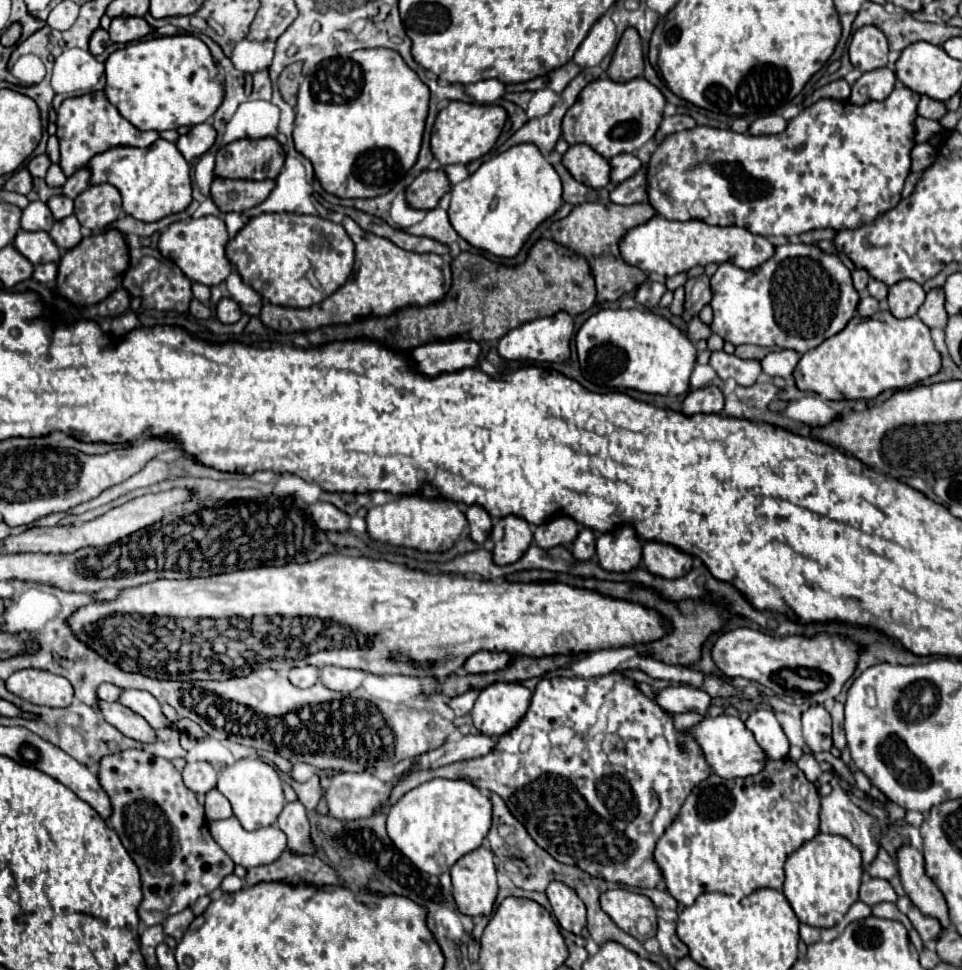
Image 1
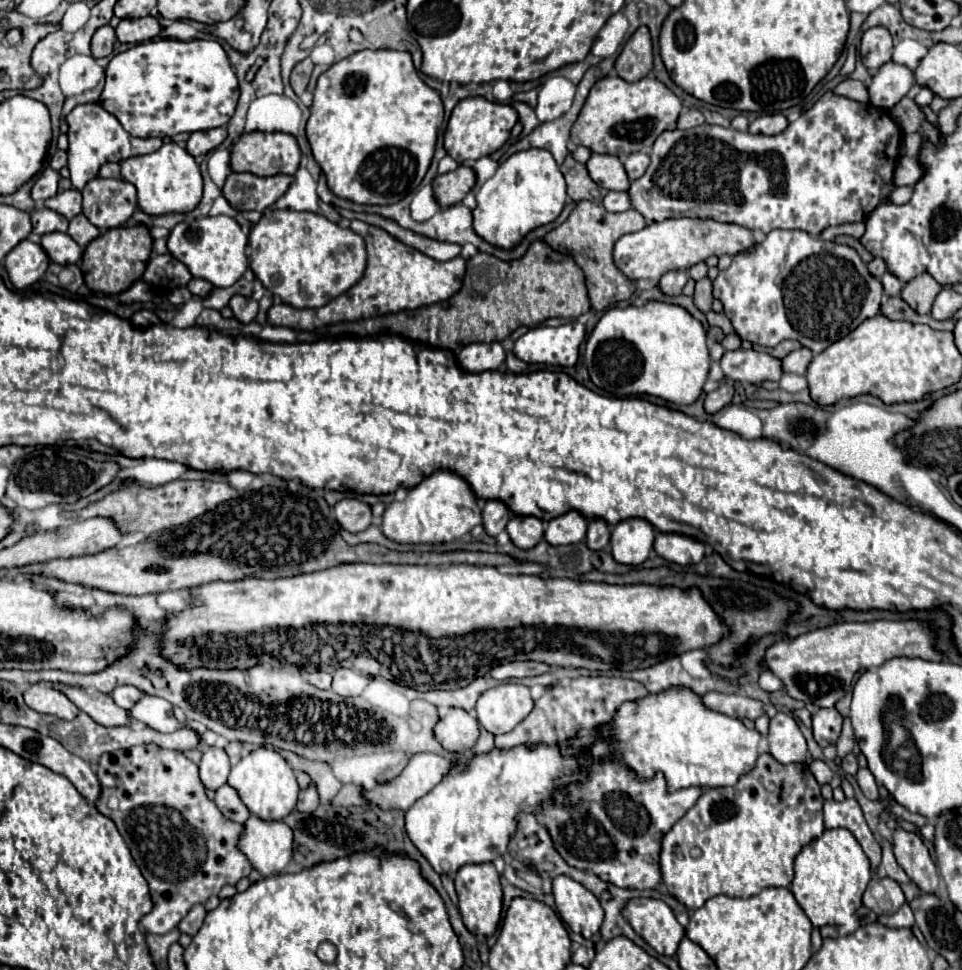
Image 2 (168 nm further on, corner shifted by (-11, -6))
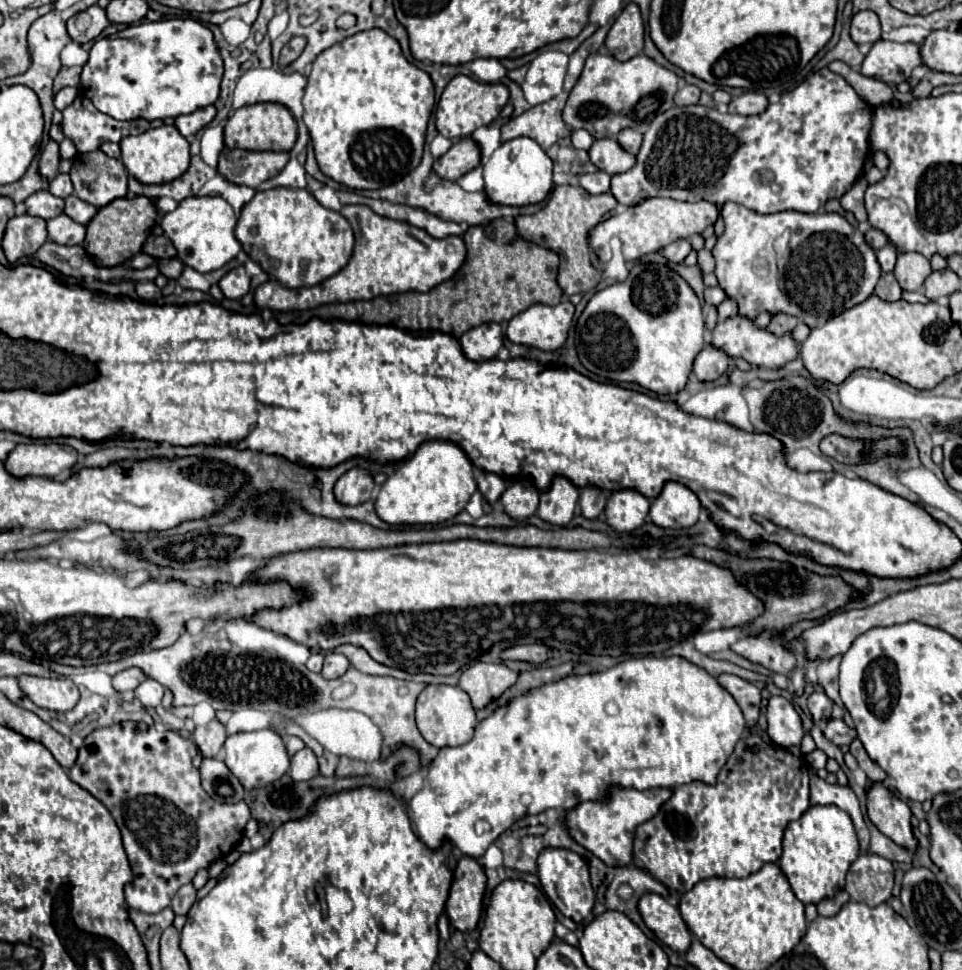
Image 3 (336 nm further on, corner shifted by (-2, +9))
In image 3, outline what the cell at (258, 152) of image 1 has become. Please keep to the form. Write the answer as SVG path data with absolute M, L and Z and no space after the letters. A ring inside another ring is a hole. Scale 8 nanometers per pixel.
M253 103L235 109L225 123L225 145L249 151L291 151L297 141L297 121L281 103Z

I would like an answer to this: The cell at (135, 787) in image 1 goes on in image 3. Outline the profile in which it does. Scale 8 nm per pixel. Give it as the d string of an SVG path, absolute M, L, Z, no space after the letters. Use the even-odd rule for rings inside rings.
M121 721L117 725L109 725L105 729L95 729L93 733L89 733L89 737L85 737L85 743L79 747L79 755L77 755L77 761L73 765L73 769L69 769L69 777L81 785L83 789L87 789L95 799L99 799L107 809L109 813L113 815L117 827L121 829L121 835L123 835L123 843L125 843L125 851L127 851L127 857L129 857L129 865L131 865L131 873L133 873L133 879L131 883L125 887L125 901L129 907L137 909L137 911L143 911L143 913L159 913L161 909L165 909L173 895L187 883L191 883L191 879L195 877L195 873L203 867L209 867L213 861L225 857L231 849L235 849L235 845L241 841L243 837L243 829L249 821L249 807L245 805L245 801L239 801L237 805L221 805L217 801L213 801L205 789L201 787L201 779L199 779L199 769L193 765L193 757L197 755L195 751L195 743L181 737L179 733L175 731L165 731L165 733L159 733L155 727L149 727L145 723L135 723L135 721Z

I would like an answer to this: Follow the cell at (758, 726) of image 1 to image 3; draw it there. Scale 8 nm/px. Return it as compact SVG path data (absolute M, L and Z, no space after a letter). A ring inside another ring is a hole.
M771 697L767 705L767 721L769 721L769 737L781 745L781 747L791 747L799 745L805 731L799 713L791 705L791 701L783 697Z

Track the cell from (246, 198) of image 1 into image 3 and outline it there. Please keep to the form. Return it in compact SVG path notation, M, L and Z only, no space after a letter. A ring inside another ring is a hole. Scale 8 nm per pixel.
M225 147L221 151L217 171L231 183L257 189L263 181L275 177L287 161L287 151L247 151L239 147Z

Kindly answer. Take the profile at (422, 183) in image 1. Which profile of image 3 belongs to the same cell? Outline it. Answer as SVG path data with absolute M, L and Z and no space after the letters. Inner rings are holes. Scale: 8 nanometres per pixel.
M463 137L453 143L453 147L435 161L433 171L447 181L457 181L481 163L481 151L471 137Z

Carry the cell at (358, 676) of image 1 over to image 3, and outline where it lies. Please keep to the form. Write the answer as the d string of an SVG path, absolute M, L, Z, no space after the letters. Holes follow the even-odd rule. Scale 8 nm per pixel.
M327 653L325 655L325 661L323 661L323 671L321 675L325 679L335 679L335 677L341 677L347 669L349 669L349 661L345 655L339 655L339 653Z

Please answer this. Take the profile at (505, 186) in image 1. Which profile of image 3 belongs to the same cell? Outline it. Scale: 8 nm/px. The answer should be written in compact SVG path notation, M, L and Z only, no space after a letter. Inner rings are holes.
M529 137L505 141L483 165L483 175L485 175L487 197L493 203L501 203L501 205L521 207L521 205L541 203L551 193L551 187L553 187L553 181L551 181L553 163L547 157L547 153Z

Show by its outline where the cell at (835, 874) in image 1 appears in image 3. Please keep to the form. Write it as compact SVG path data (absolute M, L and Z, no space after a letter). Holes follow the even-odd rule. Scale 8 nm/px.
M813 805L797 821L791 821L785 827L779 867L787 875L795 897L807 905L819 903L841 891L845 887L847 869L857 857L859 843L849 815L841 813L835 805Z

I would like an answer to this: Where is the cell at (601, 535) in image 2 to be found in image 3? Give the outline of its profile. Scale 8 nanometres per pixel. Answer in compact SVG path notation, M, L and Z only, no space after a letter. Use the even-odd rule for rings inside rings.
M595 485L583 487L581 493L579 493L579 511L585 517L595 519L595 517L599 517L603 513L607 497L609 497L609 493L605 489L599 489Z

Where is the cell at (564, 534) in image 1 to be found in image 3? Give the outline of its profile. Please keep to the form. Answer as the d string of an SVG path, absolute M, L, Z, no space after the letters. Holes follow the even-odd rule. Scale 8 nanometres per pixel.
M555 477L547 491L541 493L537 515L551 525L567 525L577 511L579 487L567 477Z

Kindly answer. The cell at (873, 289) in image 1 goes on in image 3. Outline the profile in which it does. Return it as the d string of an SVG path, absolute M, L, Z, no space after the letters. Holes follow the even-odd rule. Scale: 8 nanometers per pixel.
M889 241L885 247L881 247L877 251L877 259L879 259L879 265L883 271L893 271L895 259L897 259L897 247Z

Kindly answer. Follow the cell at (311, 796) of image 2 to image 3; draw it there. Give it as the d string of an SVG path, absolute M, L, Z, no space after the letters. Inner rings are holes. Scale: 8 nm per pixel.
M305 747L291 757L291 777L293 781L307 781L319 773L319 763L315 753Z

